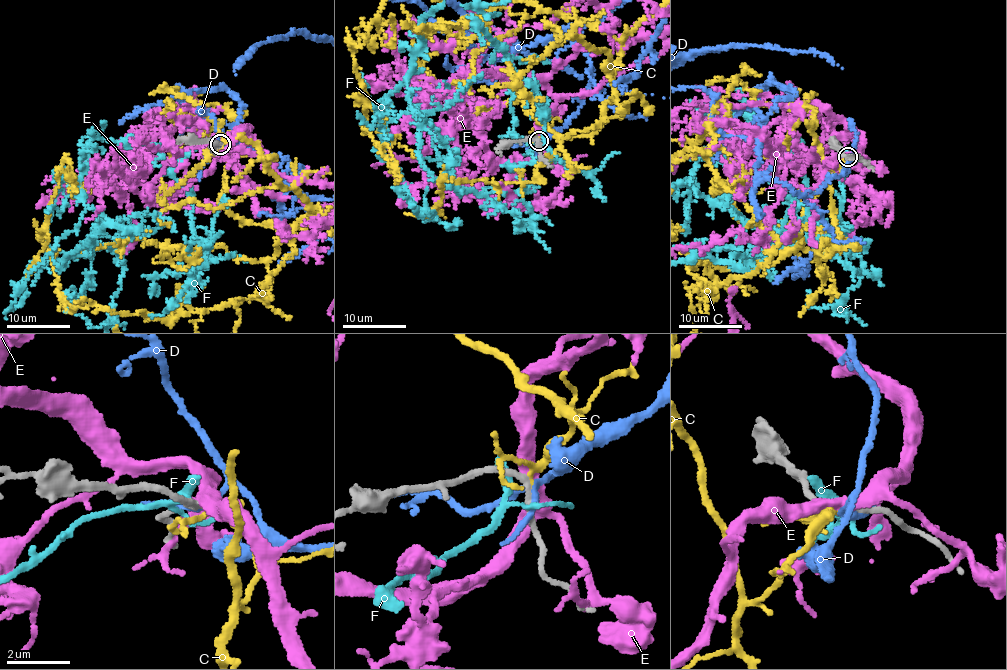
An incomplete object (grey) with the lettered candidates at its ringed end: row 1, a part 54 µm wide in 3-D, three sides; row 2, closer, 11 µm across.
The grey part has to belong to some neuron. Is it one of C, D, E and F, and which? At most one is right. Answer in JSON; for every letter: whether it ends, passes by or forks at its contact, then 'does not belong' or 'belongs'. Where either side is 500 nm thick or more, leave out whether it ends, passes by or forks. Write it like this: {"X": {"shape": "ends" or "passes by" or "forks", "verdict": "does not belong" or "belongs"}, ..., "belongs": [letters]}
{"C": {"shape": "passes by", "verdict": "belongs"}, "D": {"shape": "passes by", "verdict": "does not belong"}, "E": {"shape": "passes by", "verdict": "does not belong"}, "F": {"shape": "passes by", "verdict": "does not belong"}, "belongs": ["C"]}

